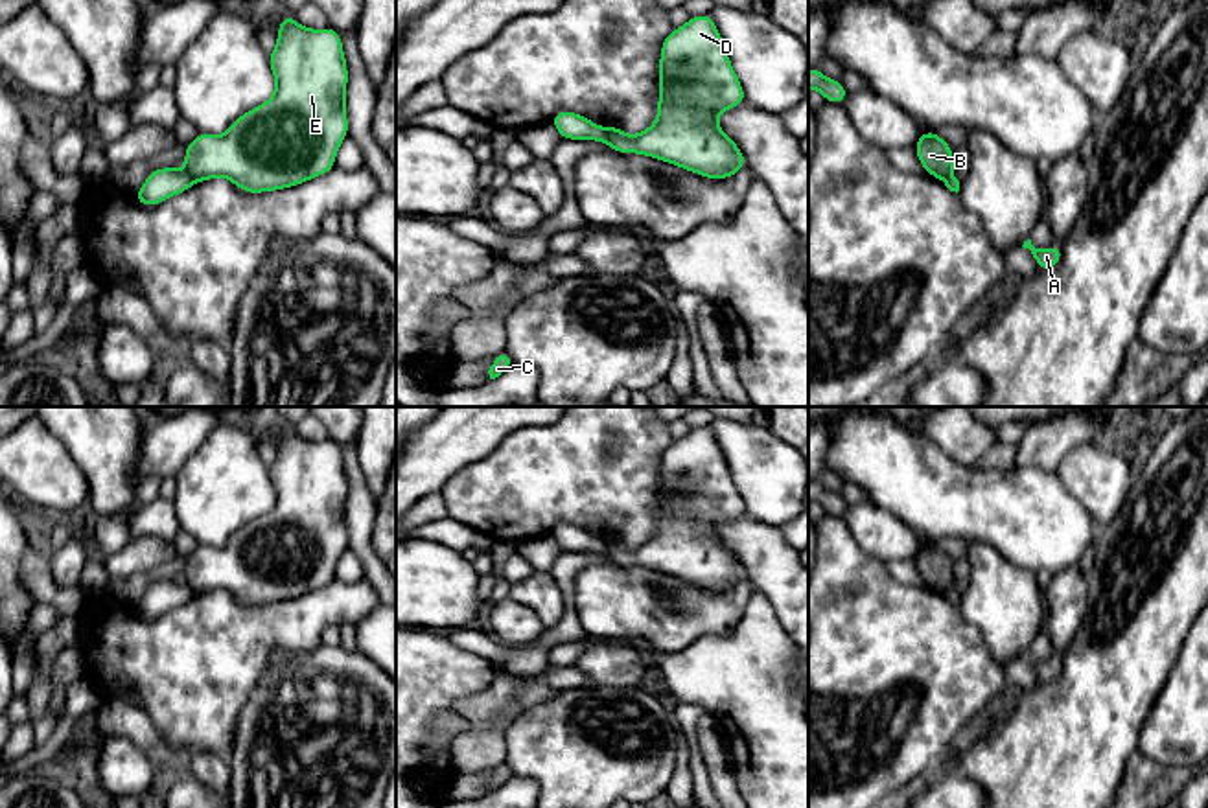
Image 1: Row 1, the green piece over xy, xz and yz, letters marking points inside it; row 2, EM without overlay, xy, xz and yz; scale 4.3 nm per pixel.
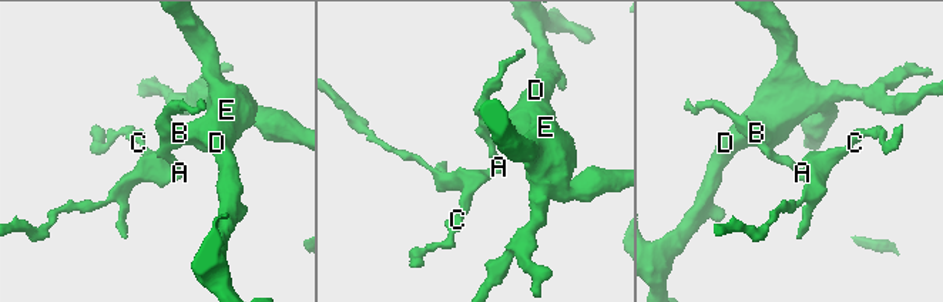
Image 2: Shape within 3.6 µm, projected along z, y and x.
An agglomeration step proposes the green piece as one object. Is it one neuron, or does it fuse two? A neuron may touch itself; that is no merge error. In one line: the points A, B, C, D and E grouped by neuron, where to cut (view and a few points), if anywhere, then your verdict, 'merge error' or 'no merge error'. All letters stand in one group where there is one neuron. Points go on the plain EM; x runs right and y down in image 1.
A C / B D E | xz (603, 540), (608, 554) | merge error

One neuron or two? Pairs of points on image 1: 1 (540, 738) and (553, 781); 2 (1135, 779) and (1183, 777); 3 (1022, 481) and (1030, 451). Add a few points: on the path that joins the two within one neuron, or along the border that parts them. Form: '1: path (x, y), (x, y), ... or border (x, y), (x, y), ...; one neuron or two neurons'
1: path (551, 750), (553, 770); one neuron
2: path (1146, 779), (1172, 779); one neuron
3: border (1015, 464), (1041, 466), (1056, 472); two neurons

